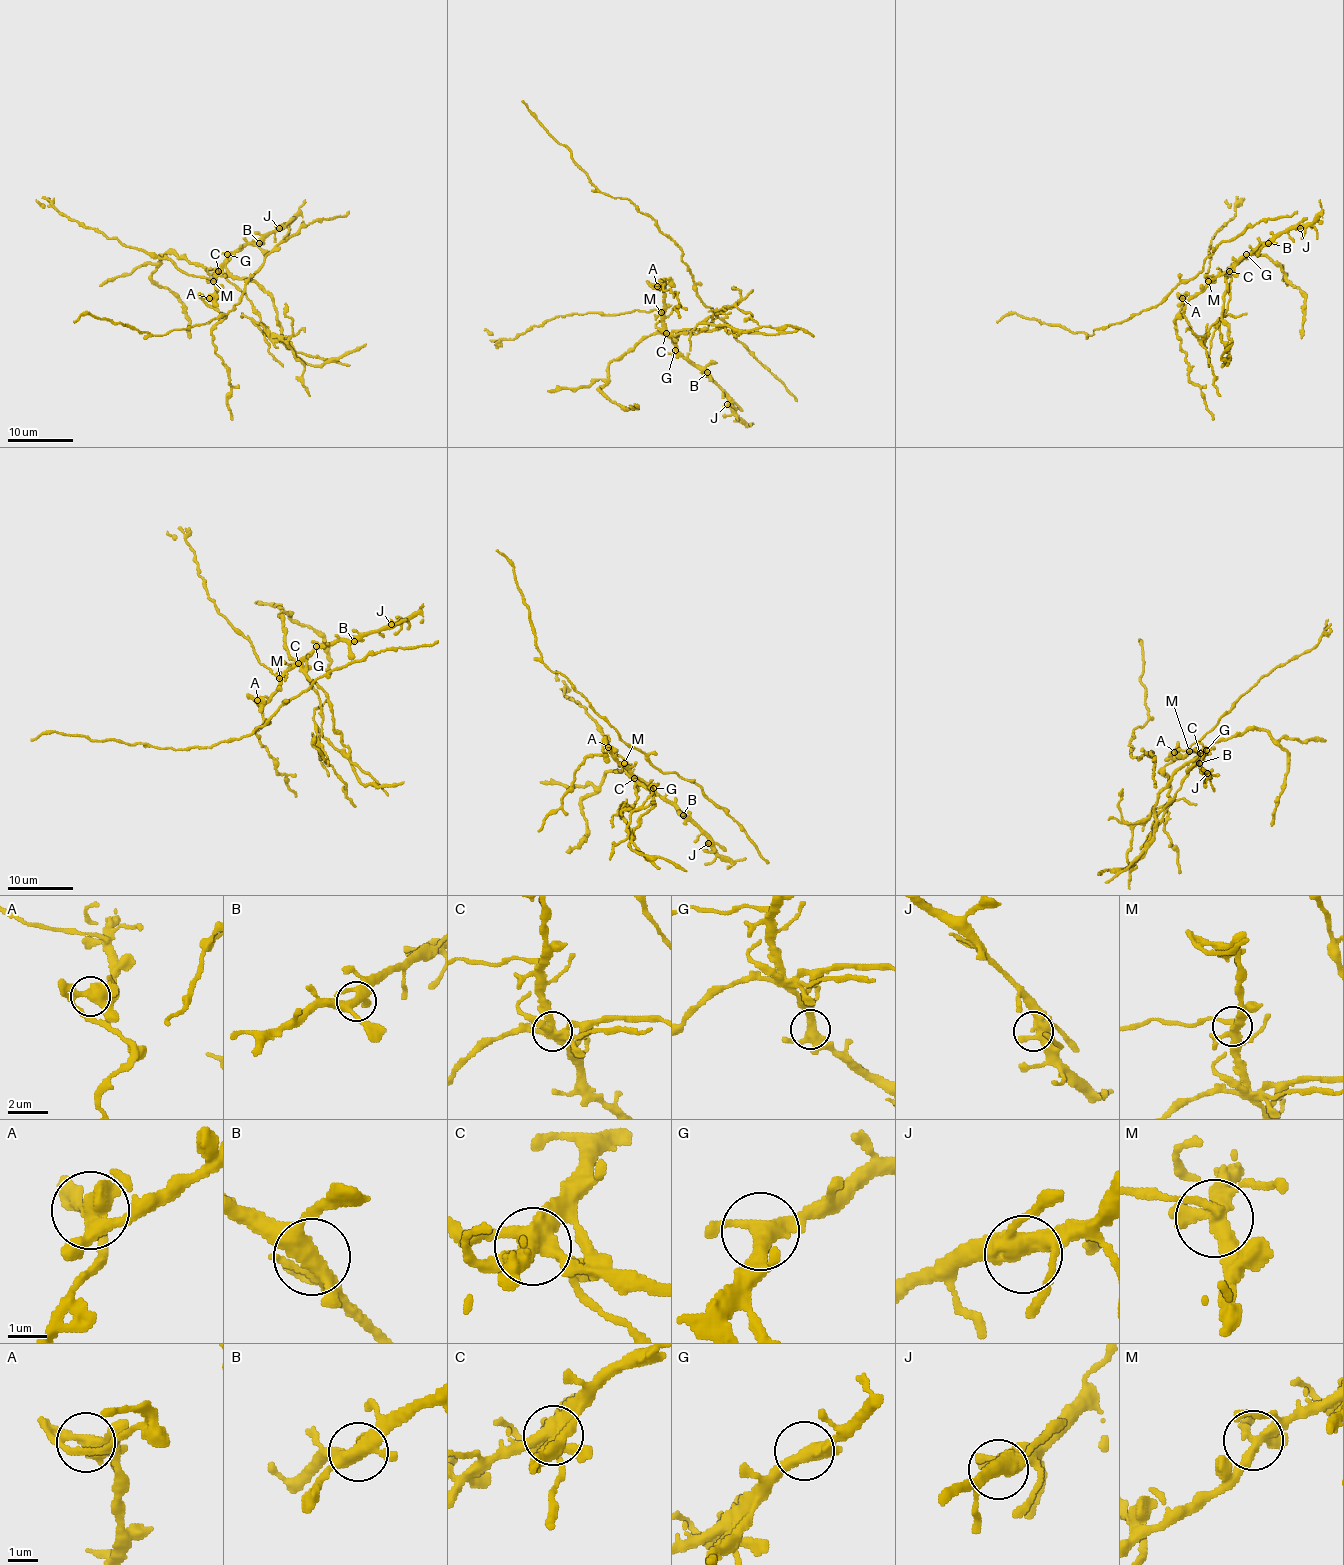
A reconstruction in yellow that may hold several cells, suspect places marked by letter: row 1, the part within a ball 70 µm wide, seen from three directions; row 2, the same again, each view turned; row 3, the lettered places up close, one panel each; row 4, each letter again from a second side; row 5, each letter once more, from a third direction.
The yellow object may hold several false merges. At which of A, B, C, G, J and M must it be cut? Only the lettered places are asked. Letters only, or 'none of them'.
A, C, M

